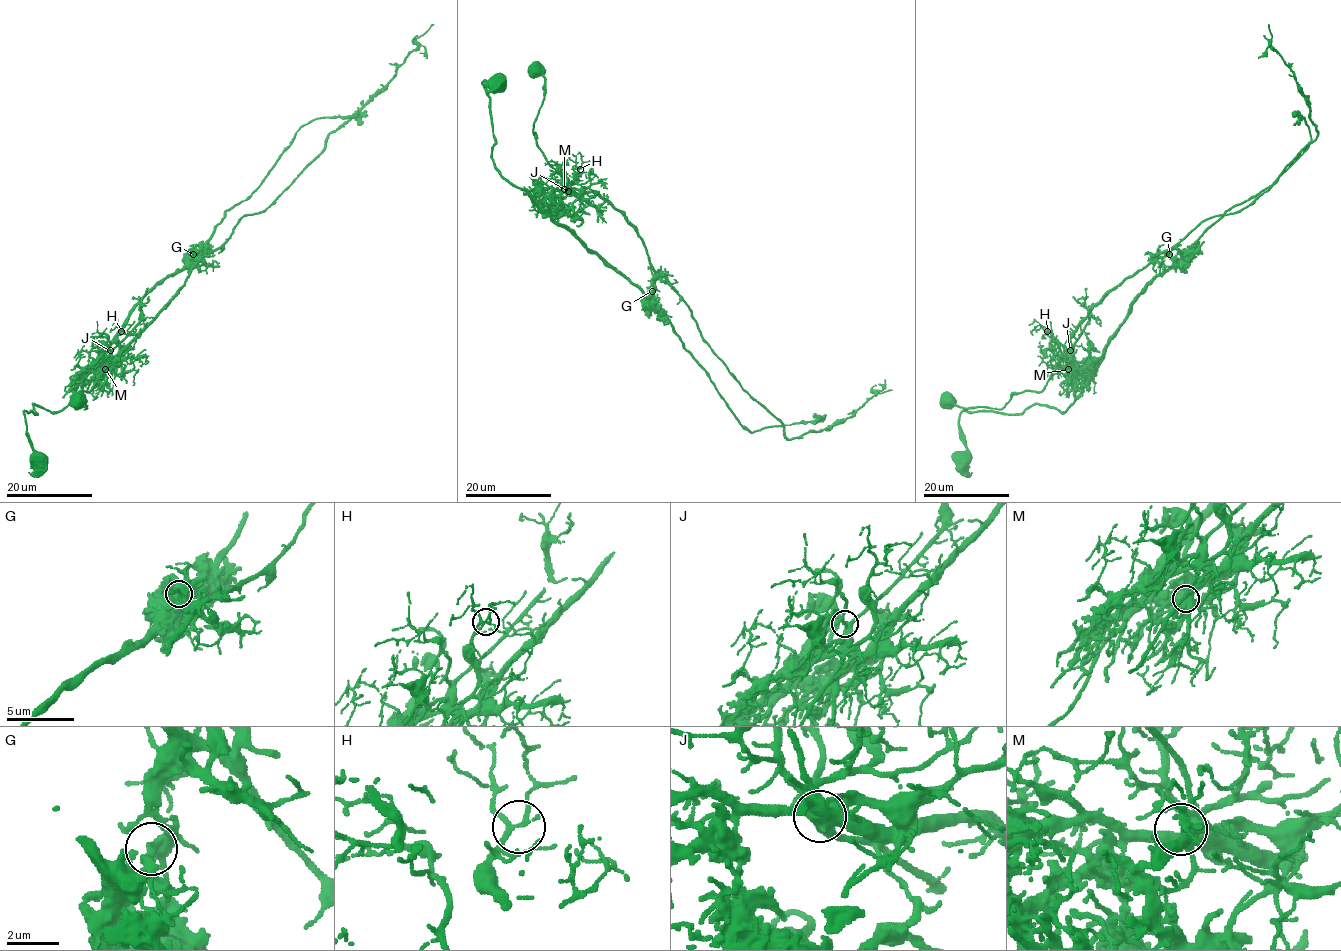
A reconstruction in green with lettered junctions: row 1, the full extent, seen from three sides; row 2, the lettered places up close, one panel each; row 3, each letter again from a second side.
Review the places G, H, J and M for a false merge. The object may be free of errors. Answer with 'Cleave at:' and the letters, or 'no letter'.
Cleave at: G

